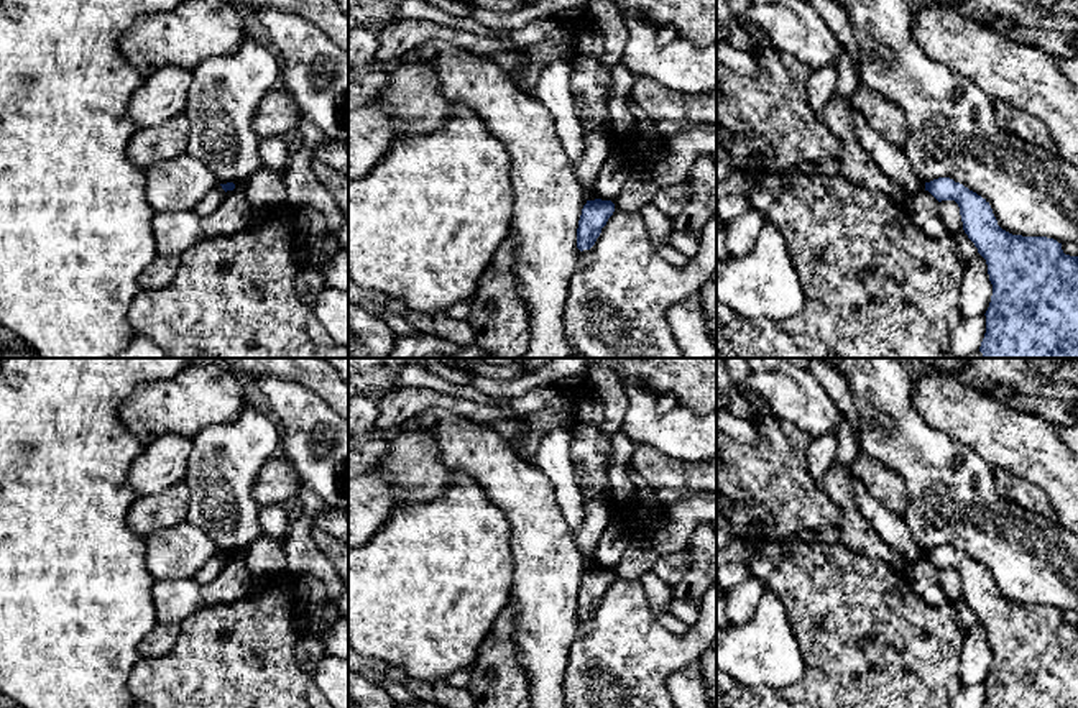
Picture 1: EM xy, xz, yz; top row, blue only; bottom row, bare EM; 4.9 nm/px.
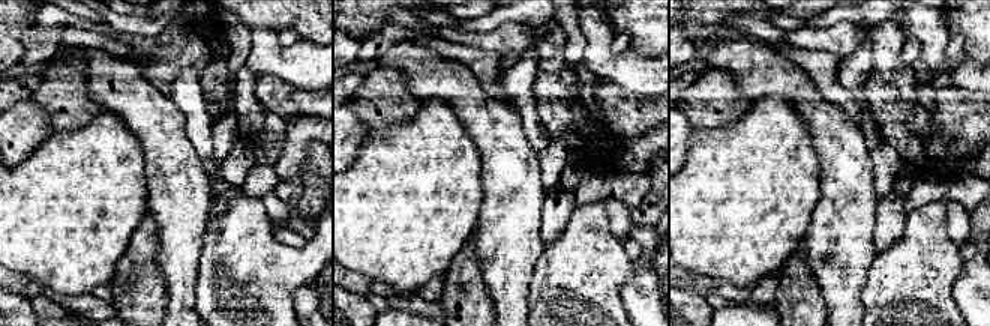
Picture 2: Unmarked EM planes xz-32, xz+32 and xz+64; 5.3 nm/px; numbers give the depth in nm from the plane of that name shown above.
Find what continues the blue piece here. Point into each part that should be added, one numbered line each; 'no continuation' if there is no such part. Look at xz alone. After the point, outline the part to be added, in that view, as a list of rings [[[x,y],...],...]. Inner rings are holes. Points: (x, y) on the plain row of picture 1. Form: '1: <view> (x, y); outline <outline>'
no continuation

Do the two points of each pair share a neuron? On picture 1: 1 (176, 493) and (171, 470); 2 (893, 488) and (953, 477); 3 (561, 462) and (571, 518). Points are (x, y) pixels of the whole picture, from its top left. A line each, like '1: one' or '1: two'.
1: two
2: two
3: one

